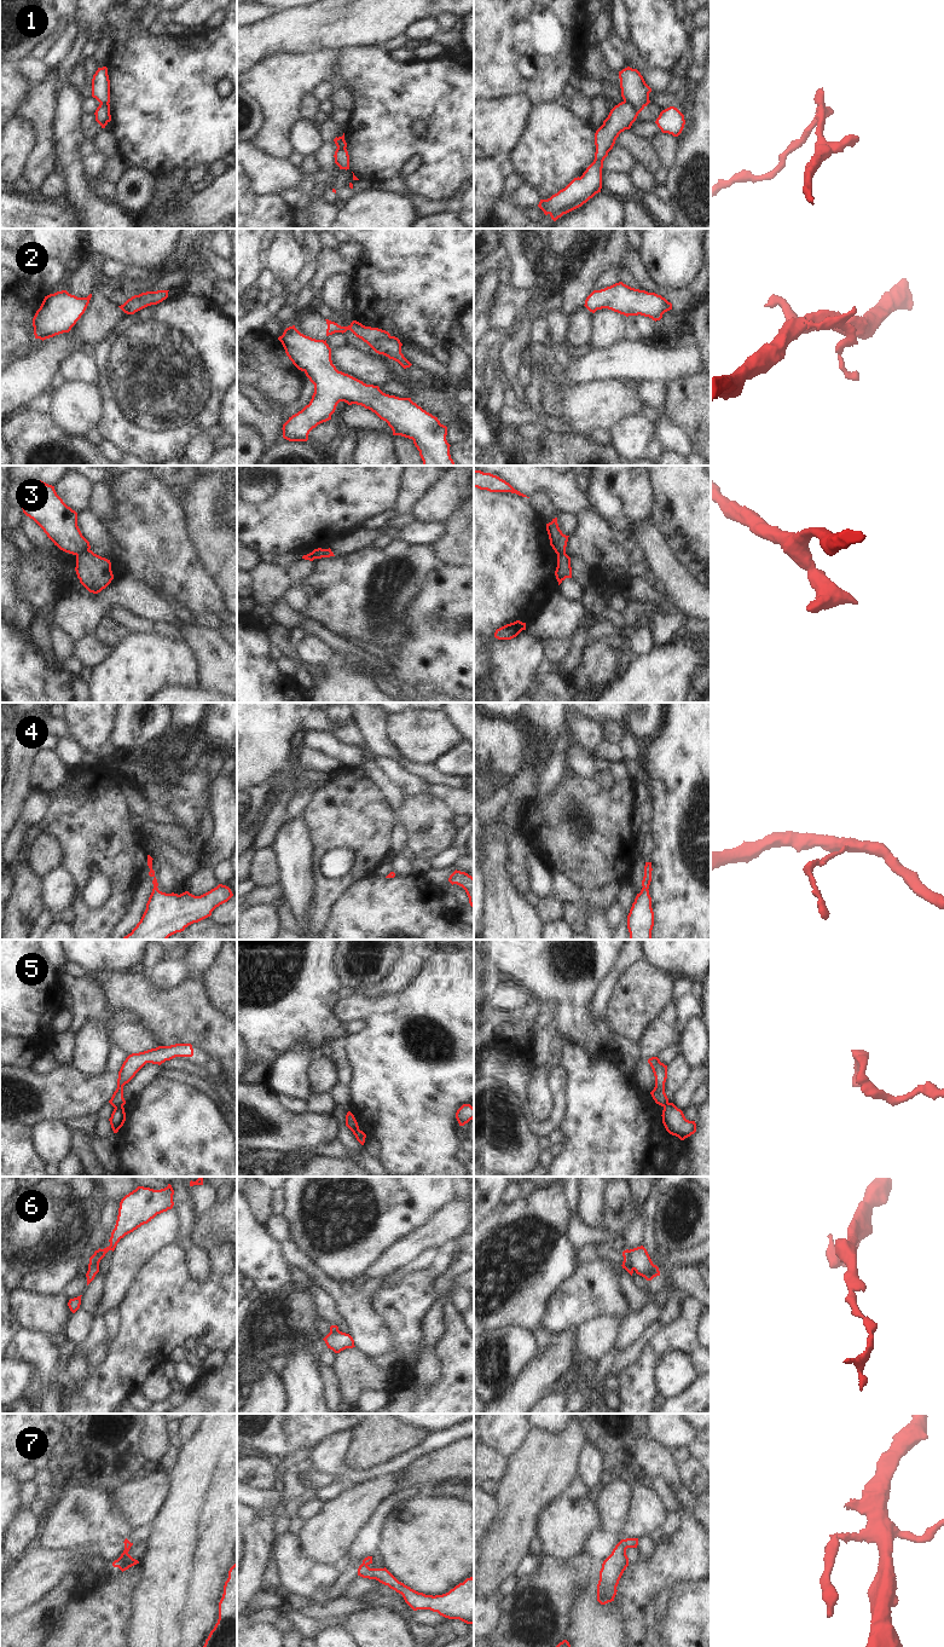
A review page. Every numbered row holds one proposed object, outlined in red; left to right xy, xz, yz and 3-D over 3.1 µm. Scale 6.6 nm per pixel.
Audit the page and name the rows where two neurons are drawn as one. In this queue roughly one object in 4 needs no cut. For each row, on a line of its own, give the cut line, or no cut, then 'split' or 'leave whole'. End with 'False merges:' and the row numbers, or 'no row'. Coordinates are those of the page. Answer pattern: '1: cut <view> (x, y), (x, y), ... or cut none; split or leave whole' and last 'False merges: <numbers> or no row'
1: cut yz (624, 99), (633, 107), (637, 114); split
2: cut xy (86, 298), (88, 300); split
3: cut xy (88, 549), (76, 555); split
4: cut none; leave whole
5: cut xy (122, 1105), (115, 1109); split
6: cut xy (98, 1250), (90, 1264); split
7: cut yz (624, 1539), (626, 1548); split
False merges: 1, 2, 3, 5, 6, 7

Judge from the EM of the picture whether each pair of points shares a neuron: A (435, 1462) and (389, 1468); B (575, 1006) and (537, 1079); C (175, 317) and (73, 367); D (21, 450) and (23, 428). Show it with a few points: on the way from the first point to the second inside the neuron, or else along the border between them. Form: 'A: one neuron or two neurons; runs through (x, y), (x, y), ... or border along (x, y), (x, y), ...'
A: two neurons; border along (434, 1450), (418, 1457), (404, 1471)
B: two neurons; border along (552, 1028), (585, 1049)
C: two neurons; border along (92, 356), (97, 371), (97, 381), (94, 383)
D: one neuron; runs through (23, 445), (23, 433)

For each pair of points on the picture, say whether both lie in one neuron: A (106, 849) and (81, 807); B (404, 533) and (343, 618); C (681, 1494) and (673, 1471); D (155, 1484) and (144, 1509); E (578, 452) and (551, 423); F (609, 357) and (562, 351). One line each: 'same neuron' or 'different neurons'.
A: same neuron
B: different neurons
C: same neuron
D: same neuron
E: different neurons
F: different neurons

